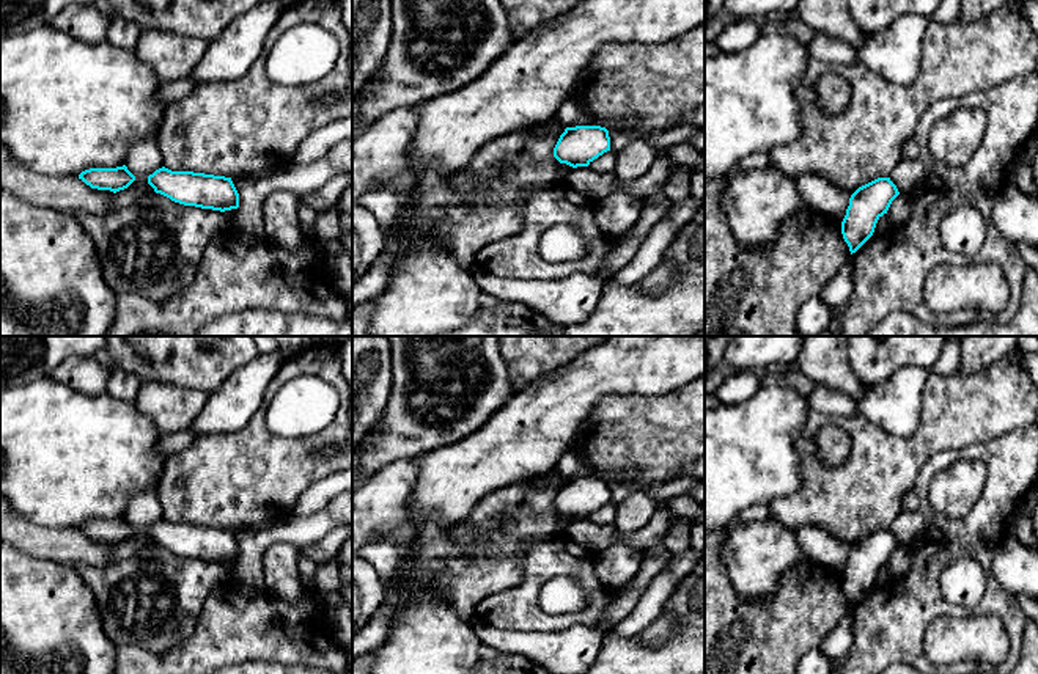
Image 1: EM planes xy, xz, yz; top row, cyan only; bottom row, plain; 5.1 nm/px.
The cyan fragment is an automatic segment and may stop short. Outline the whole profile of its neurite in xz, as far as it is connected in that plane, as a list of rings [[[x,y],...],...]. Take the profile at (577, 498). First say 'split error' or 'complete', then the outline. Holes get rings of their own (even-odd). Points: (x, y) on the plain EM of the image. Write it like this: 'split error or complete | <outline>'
complete | [[[601,478],[566,479],[560,487],[554,509],[572,520],[588,518],[594,511],[610,503],[609,482]]]

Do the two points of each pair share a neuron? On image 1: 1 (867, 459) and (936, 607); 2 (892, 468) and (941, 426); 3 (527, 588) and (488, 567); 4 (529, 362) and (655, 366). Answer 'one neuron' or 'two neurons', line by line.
1: two neurons
2: one neuron
3: two neurons
4: two neurons

